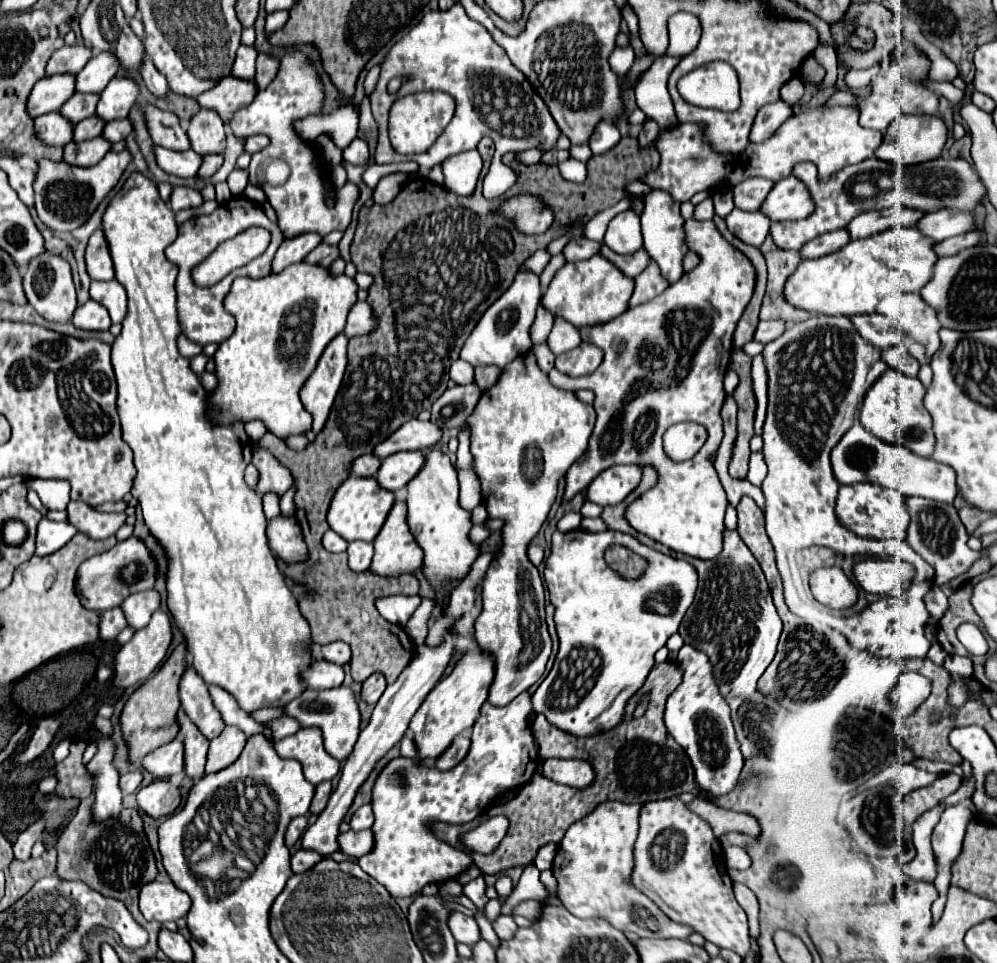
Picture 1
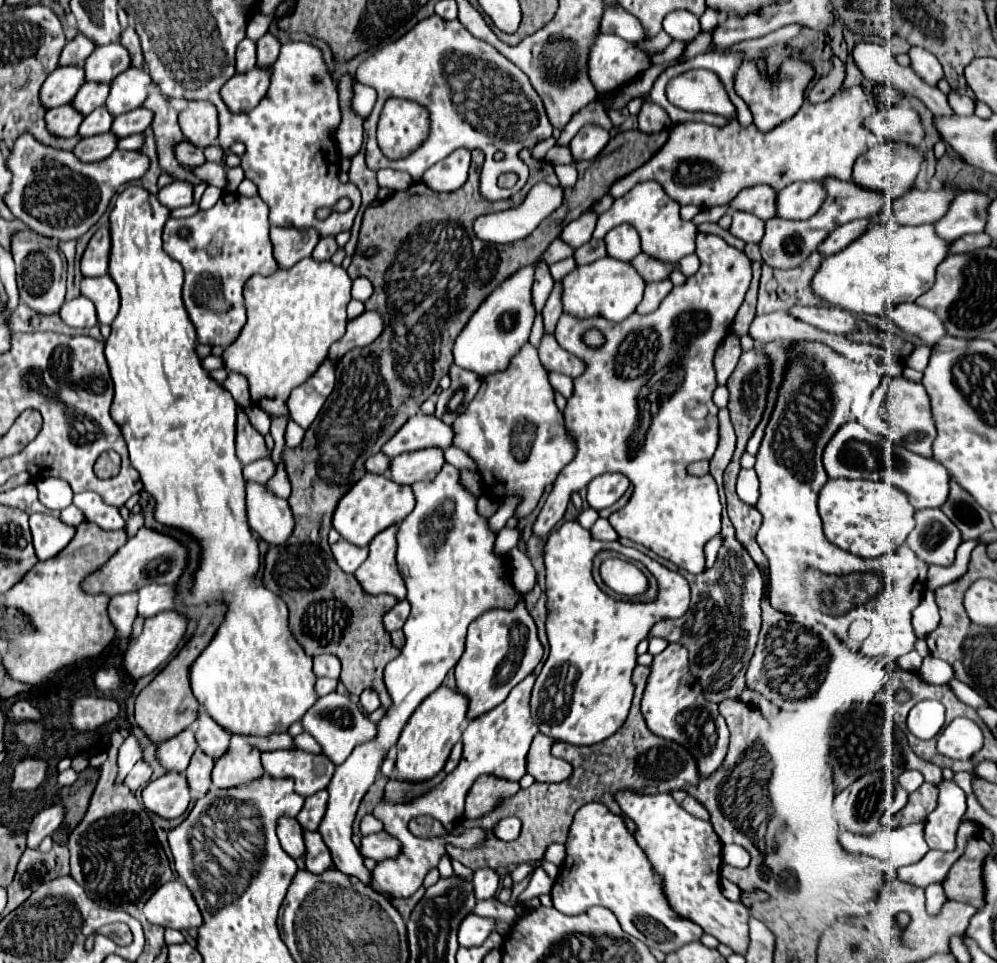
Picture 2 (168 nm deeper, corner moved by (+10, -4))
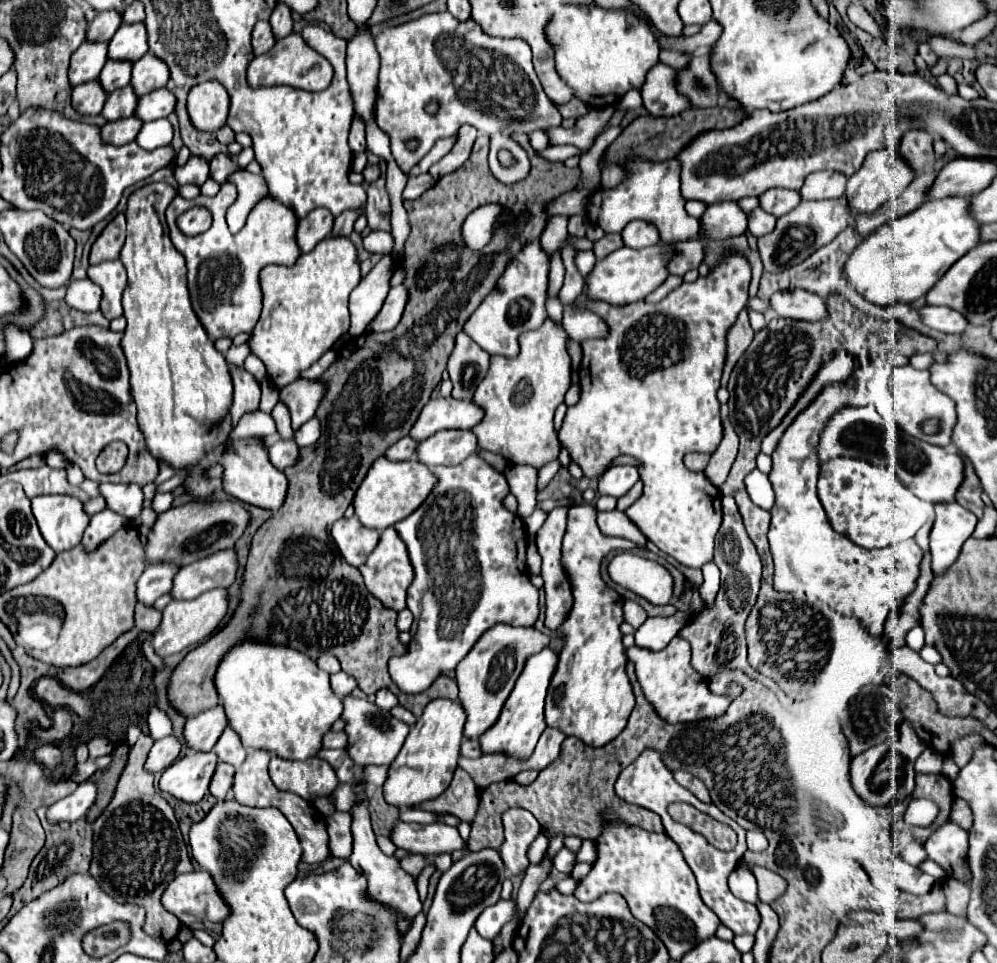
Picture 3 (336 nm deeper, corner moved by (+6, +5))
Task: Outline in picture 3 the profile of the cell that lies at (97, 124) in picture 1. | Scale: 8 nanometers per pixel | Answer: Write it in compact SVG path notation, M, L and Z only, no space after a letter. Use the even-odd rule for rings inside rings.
M126 85L122 89L116 89L114 93L108 95L106 105L102 109L102 115L108 121L116 121L122 117L130 117L134 115L134 109L138 107L138 95L134 93L132 85Z

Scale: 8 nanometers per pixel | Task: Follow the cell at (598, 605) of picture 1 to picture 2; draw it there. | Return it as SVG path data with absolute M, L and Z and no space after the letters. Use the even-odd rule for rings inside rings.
M574 520L550 532L544 546L544 562L550 656L532 688L532 720L542 734L554 740L592 746L612 736L624 724L634 694L632 672L638 666L636 646L650 638L656 622L680 618L686 612L690 588L684 576L668 570L636 548L592 540L590 532ZM604 548L644 564L658 582L656 598L650 602L624 602L604 594L596 586L590 570L592 558Z

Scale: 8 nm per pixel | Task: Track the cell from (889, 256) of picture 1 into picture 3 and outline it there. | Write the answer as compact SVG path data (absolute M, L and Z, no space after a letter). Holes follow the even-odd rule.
M964 197L926 201L908 217L892 219L870 233L850 255L844 273L850 283L876 305L896 301L912 303L926 295L934 283L970 249L980 243L980 223L970 213Z

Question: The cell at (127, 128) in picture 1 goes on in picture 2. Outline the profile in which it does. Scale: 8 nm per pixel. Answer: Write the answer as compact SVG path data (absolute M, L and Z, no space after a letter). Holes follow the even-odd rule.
M136 108L132 112L126 112L118 118L114 118L110 132L116 138L126 138L126 136L132 136L132 134L144 132L150 126L150 122L152 122L152 112L146 110L146 108Z

